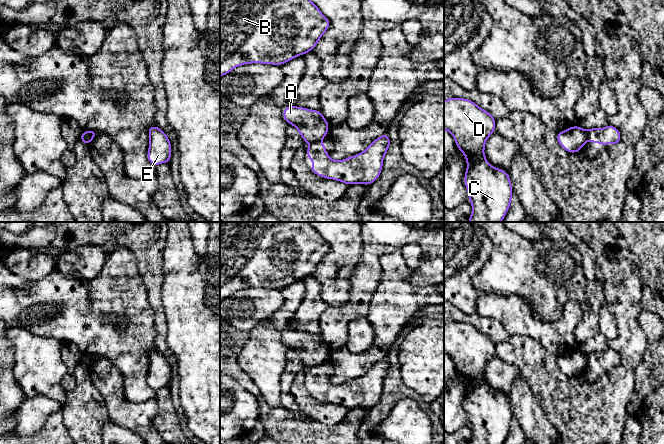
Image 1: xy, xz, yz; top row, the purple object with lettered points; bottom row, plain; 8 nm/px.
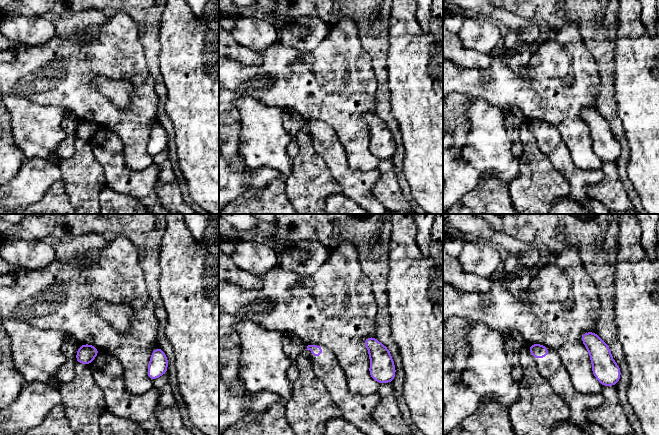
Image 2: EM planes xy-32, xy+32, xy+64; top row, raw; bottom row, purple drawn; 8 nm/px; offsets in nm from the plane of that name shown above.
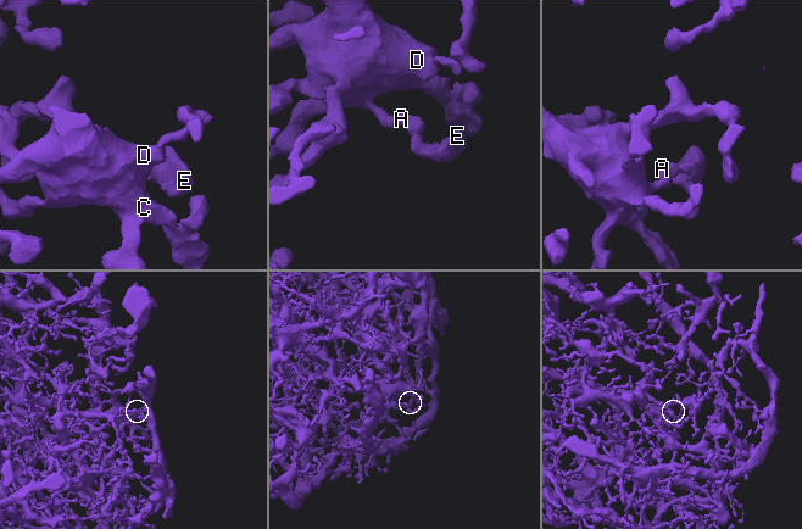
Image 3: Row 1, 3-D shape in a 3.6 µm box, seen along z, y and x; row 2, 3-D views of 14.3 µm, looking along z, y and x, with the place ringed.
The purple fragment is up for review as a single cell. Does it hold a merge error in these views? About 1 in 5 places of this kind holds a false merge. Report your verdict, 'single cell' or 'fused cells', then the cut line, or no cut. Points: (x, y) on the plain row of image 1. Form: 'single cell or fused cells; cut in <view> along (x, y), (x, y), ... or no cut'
fused cells; cut in yz along (586, 354), (588, 362)

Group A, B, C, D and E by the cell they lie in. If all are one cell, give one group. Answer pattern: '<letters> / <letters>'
A B C D / E

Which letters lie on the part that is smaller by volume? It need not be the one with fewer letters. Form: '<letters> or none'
E

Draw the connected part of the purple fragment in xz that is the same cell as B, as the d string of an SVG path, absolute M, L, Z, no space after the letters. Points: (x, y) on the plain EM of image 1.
M220 222L220 301L230 297L234 292L251 287L282 289L300 279L313 274L322 259L328 254L329 243L309 222Z

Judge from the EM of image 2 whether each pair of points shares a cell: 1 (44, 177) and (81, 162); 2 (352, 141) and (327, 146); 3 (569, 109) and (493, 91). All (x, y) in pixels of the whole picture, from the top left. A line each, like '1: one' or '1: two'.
1: two
2: two
3: one

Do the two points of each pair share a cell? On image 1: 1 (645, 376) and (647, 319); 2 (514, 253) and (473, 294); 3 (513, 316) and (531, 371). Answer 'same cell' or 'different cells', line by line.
1: same cell
2: different cells
3: different cells

